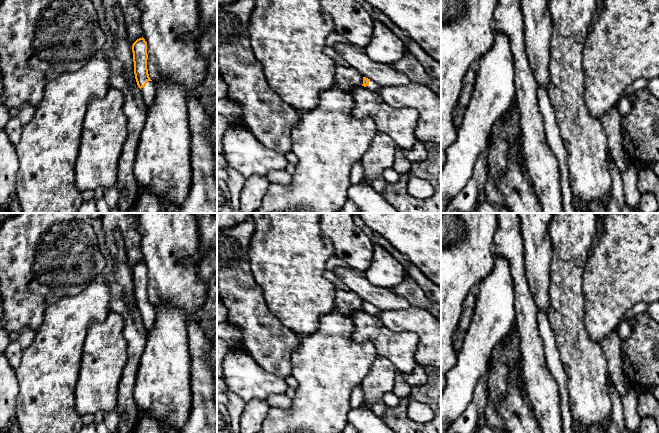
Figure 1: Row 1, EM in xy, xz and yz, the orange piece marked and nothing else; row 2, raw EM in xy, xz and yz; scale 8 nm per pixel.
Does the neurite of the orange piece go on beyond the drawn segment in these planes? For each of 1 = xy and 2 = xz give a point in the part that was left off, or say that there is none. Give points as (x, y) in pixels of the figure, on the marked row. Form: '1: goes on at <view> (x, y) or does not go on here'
1: goes on at xy (148, 92)
2: goes on at xz (373, 86)

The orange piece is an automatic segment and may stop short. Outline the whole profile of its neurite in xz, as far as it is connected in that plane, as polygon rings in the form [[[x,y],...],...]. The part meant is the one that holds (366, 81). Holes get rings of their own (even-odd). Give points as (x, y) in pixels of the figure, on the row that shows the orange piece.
[[[363,77],[362,86],[366,87],[370,91],[374,91],[374,92],[377,92],[377,93],[379,93],[381,88],[382,88],[378,83],[376,83],[375,81],[370,80],[366,77]]]

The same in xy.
[[[139,38],[132,45],[134,74],[138,87],[141,89],[143,100],[146,106],[151,106],[154,102],[156,89],[150,79],[147,69],[147,42]]]

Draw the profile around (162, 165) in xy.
[[[166,78],[153,83],[156,95],[153,104],[147,106],[133,172],[138,185],[160,199],[163,210],[172,204],[177,213],[192,178],[186,91]]]

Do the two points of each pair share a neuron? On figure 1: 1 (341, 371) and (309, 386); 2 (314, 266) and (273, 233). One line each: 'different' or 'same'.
1: same
2: same

